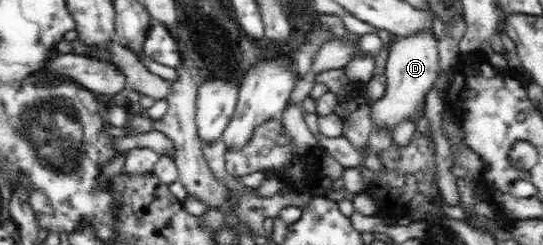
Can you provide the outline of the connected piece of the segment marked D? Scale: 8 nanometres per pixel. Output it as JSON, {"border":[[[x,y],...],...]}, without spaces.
{"border":[[[432,25],[425,31],[415,32],[413,35],[399,37],[397,43],[391,46],[385,77],[387,77],[387,93],[381,101],[371,107],[373,123],[391,131],[401,121],[413,116],[423,105],[431,85],[438,80],[439,47],[438,39],[434,36]]]}

